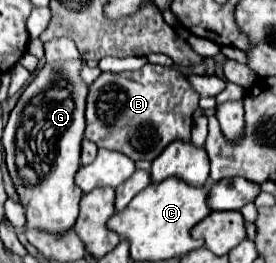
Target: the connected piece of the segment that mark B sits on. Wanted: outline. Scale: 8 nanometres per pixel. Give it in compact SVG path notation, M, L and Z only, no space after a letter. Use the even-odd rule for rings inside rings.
M143 65L139 71L123 71L123 73L101 73L91 85L87 95L87 109L85 109L85 137L93 141L97 147L113 149L127 155L133 161L147 159L153 161L161 155L161 151L175 139L189 141L191 127L193 127L193 113L197 111L199 95L191 89L187 76L173 67L161 65Z

